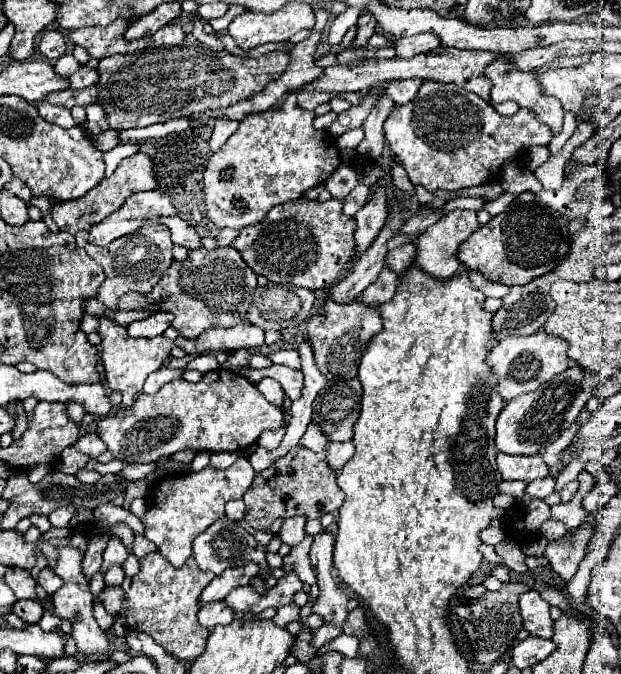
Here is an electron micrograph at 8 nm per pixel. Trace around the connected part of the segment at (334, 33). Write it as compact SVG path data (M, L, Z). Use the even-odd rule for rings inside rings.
M348 7L342 15L334 17L332 21L332 27L330 27L330 33L328 33L328 41L342 41L342 37L346 35L346 31L358 21L360 17L360 9L356 7Z

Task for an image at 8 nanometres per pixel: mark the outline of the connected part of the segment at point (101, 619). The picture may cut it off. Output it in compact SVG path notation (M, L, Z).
M94 601L94 619L98 621L98 625L100 625L104 631L108 631L108 629L112 627L112 623L114 623L114 617L108 615L98 601Z

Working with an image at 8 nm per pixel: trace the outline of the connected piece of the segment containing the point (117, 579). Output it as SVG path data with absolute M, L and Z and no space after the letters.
M112 565L108 569L104 581L106 581L106 585L122 585L122 581L124 581L124 569L122 569L122 565Z

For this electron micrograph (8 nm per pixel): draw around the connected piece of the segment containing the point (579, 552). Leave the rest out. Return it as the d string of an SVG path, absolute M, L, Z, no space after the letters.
M582 525L578 529L572 529L572 533L574 533L572 541L568 541L568 543L552 541L552 543L548 543L548 547L544 551L544 557L550 561L550 567L564 581L570 581L574 577L574 573L578 569L578 563L584 557L586 543L592 537L592 527L590 525Z

